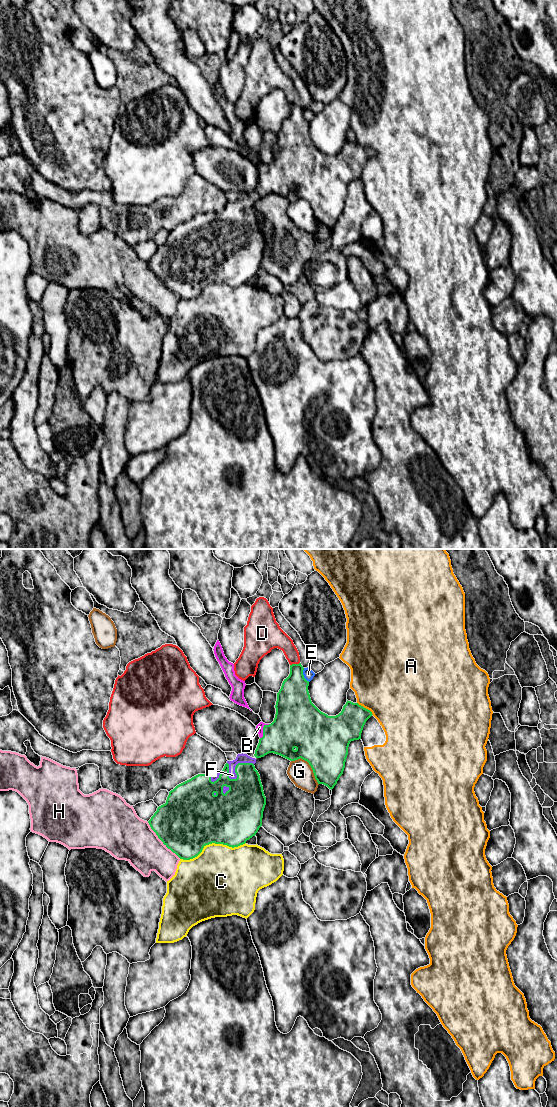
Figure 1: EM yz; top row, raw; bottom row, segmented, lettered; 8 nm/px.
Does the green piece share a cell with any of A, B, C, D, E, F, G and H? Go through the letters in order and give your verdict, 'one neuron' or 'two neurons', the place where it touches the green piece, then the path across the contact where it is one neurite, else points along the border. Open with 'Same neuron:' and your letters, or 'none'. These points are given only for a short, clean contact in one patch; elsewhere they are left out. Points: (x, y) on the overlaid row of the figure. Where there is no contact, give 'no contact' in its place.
Same neuron: B, F
A: two neurons | yz (365, 708)
B: one neuron | yz (263, 730) | across yz (293, 727), (287, 730), (263, 730), (259, 727)
C: two neurons | yz (212, 842)
D: two neurons | yz (294, 664)
E: two neurons | yz (303, 675)
F: one neuron | yz (235, 767)
G: two neurons | yz (309, 764)
H: two neurons | yz (161, 840)

